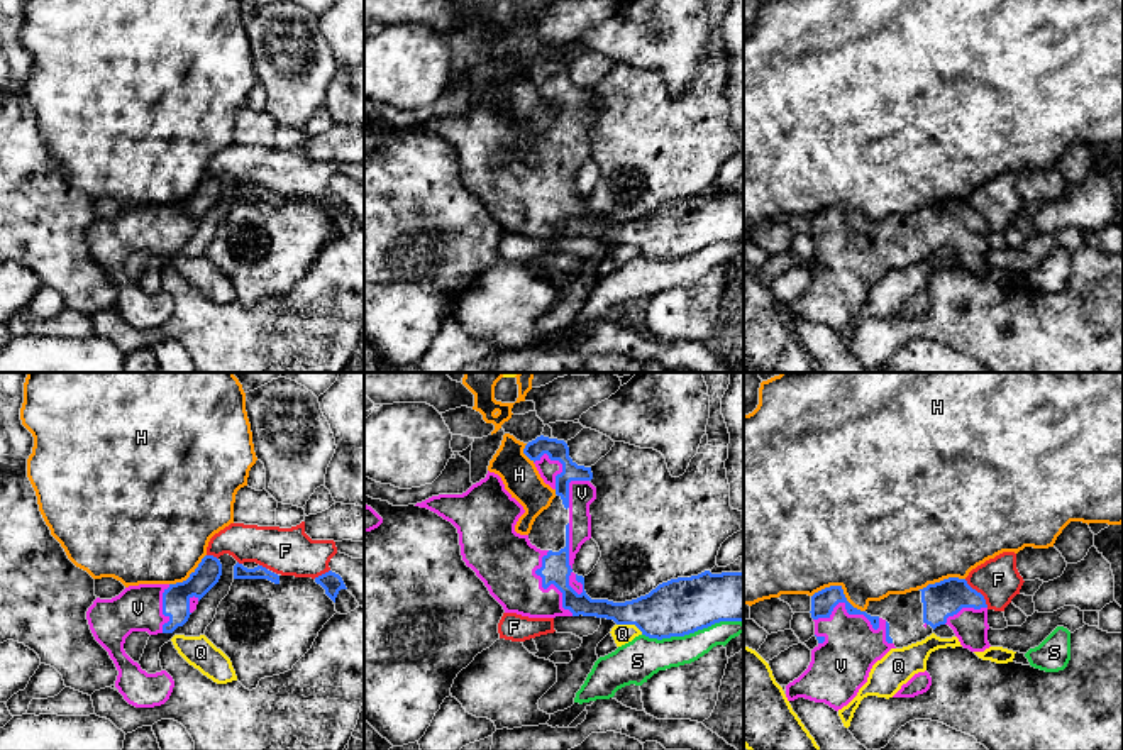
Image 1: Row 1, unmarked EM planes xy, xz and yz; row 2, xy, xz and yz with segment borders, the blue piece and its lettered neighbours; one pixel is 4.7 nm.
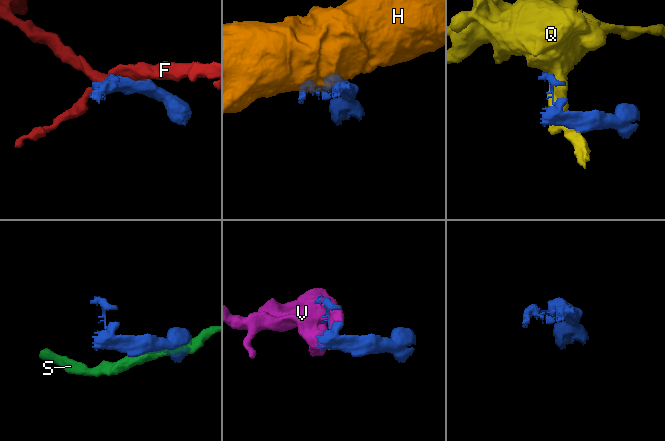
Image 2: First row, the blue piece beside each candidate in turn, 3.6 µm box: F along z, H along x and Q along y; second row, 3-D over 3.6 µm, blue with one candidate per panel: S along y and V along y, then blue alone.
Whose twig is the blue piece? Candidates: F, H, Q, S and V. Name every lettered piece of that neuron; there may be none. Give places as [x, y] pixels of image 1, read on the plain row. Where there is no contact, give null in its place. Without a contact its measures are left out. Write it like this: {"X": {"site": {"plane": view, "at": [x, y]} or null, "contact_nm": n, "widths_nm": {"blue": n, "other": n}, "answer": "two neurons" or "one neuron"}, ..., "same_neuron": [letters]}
{"F": {"site": {"plane": "yz", "at": [979, 214]}, "contact_nm": 180, "widths_nm": {"blue": 170, "other": 200}, "answer": "two neurons"}, "H": {"site": {"plane": "yz", "at": [840, 209]}, "contact_nm": 260, "widths_nm": {"blue": 120, "other": 480}, "answer": "two neurons"}, "Q": {"site": {"plane": "xz", "at": [630, 244]}, "contact_nm": 140, "widths_nm": {"blue": 280, "other": 100}, "answer": "two neurons"}, "S": {"site": {"plane": "xz", "at": [691, 253]}, "contact_nm": 480, "widths_nm": {"blue": 280, "other": 180}, "answer": "two neurons"}, "V": {"site": {"plane": "xz", "at": [568, 180]}, "contact_nm": 340, "widths_nm": {"blue": 140, "other": 110}, "answer": "one neuron"}, "same_neuron": ["V"]}

